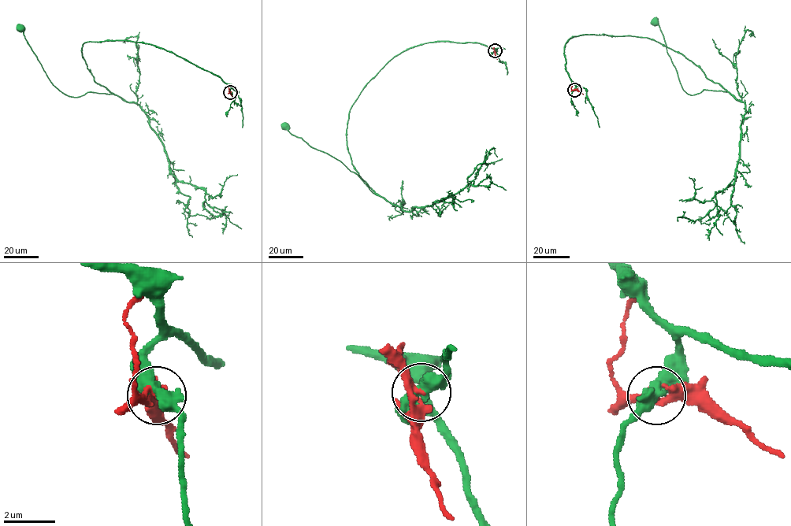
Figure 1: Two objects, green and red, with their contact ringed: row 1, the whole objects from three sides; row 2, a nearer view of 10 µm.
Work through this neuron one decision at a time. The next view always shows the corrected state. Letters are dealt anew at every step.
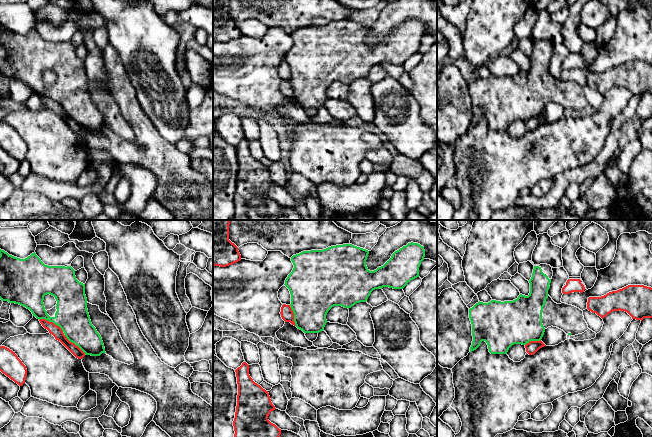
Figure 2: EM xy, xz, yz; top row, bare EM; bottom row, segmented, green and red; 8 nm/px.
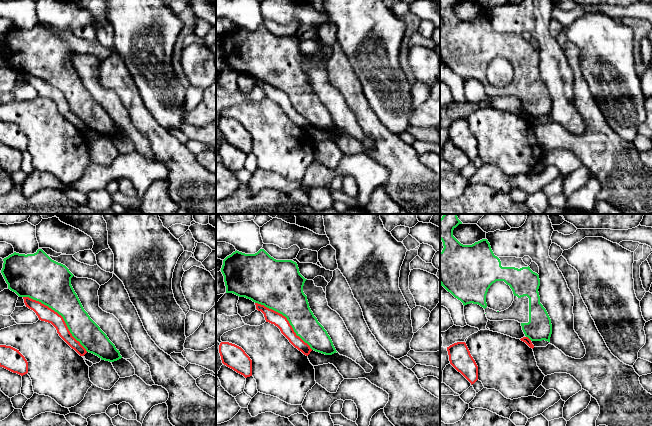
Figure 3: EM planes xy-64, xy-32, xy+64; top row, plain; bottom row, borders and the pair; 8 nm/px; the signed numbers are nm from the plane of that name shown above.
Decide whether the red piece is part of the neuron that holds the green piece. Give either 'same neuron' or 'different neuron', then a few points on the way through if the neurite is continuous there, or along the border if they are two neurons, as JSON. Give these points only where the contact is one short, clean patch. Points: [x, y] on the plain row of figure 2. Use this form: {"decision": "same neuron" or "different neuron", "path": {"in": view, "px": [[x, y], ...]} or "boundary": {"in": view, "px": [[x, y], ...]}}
{"decision": "different neuron"}

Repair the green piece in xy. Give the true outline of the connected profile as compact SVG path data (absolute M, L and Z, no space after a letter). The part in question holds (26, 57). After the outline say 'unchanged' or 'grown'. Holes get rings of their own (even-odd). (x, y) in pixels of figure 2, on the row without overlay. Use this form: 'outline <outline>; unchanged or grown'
outline M0 25L0 75L26 83L39 96L53 98L85 131L100 132L106 129L102 114L90 96L85 60L76 55L75 46L71 42L48 42L35 28L20 35ZM47 70L54 72L57 80L46 87L43 76Z; grown

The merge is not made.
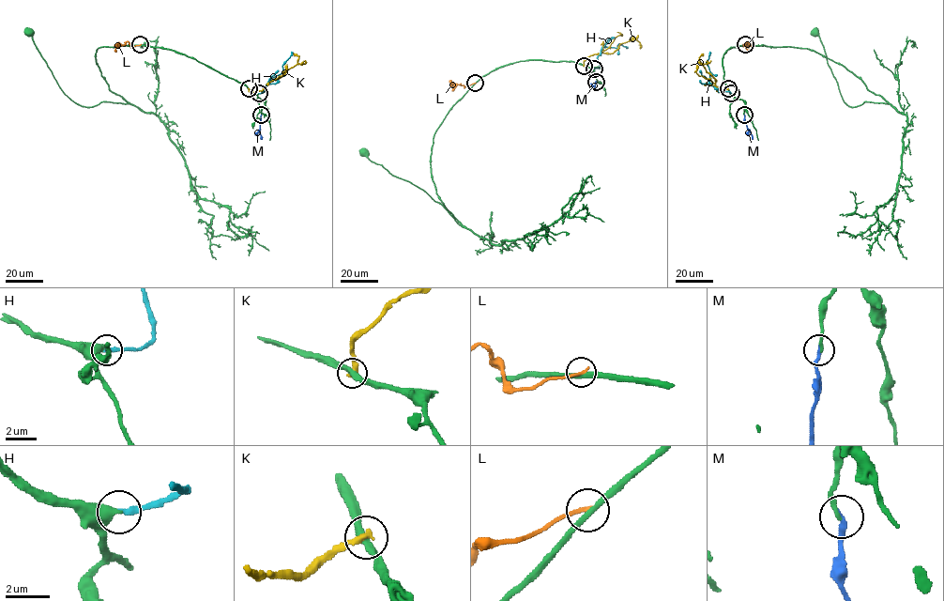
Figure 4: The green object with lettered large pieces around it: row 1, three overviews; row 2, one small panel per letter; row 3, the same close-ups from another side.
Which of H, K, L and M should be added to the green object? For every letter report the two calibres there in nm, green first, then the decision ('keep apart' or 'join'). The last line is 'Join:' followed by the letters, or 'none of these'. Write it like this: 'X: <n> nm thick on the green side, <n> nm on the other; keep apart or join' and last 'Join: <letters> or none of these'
H: 550 nm thick on the green side, 280 nm on the other; join
K: 340 nm thick on the green side, 320 nm on the other; keep apart
L: 300 nm thick on the green side, 200 nm on the other; keep apart
M: 190 nm thick on the green side, 240 nm on the other; join
Join: H, M

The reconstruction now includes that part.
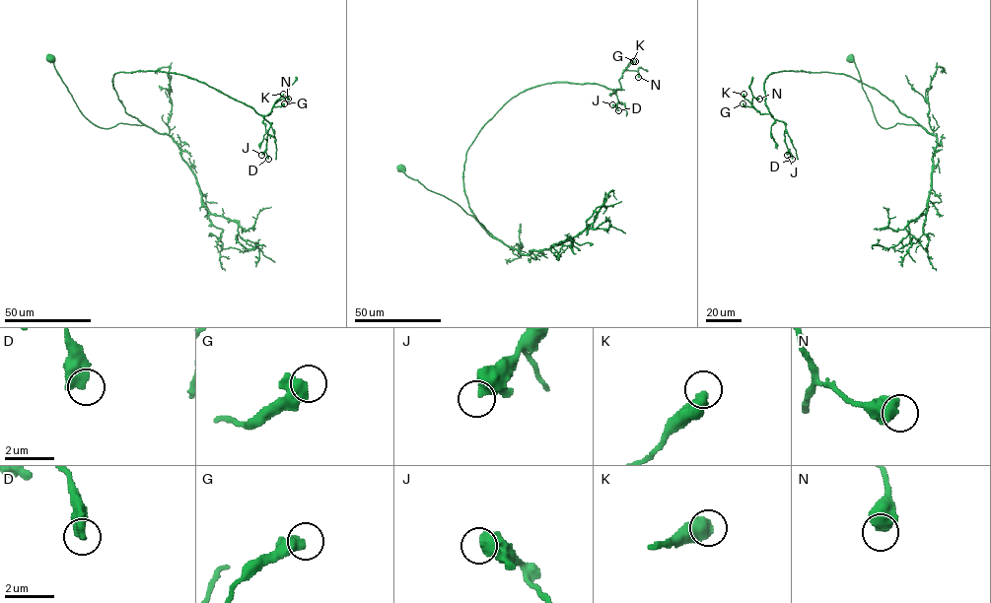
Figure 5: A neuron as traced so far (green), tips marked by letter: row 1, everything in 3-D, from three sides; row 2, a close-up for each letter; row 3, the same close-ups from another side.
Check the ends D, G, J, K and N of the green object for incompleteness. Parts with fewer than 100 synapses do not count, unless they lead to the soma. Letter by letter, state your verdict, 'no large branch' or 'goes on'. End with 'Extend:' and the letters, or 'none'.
D: no large branch
G: no large branch
J: no large branch
K: no large branch
N: no large branch
Extend: none

